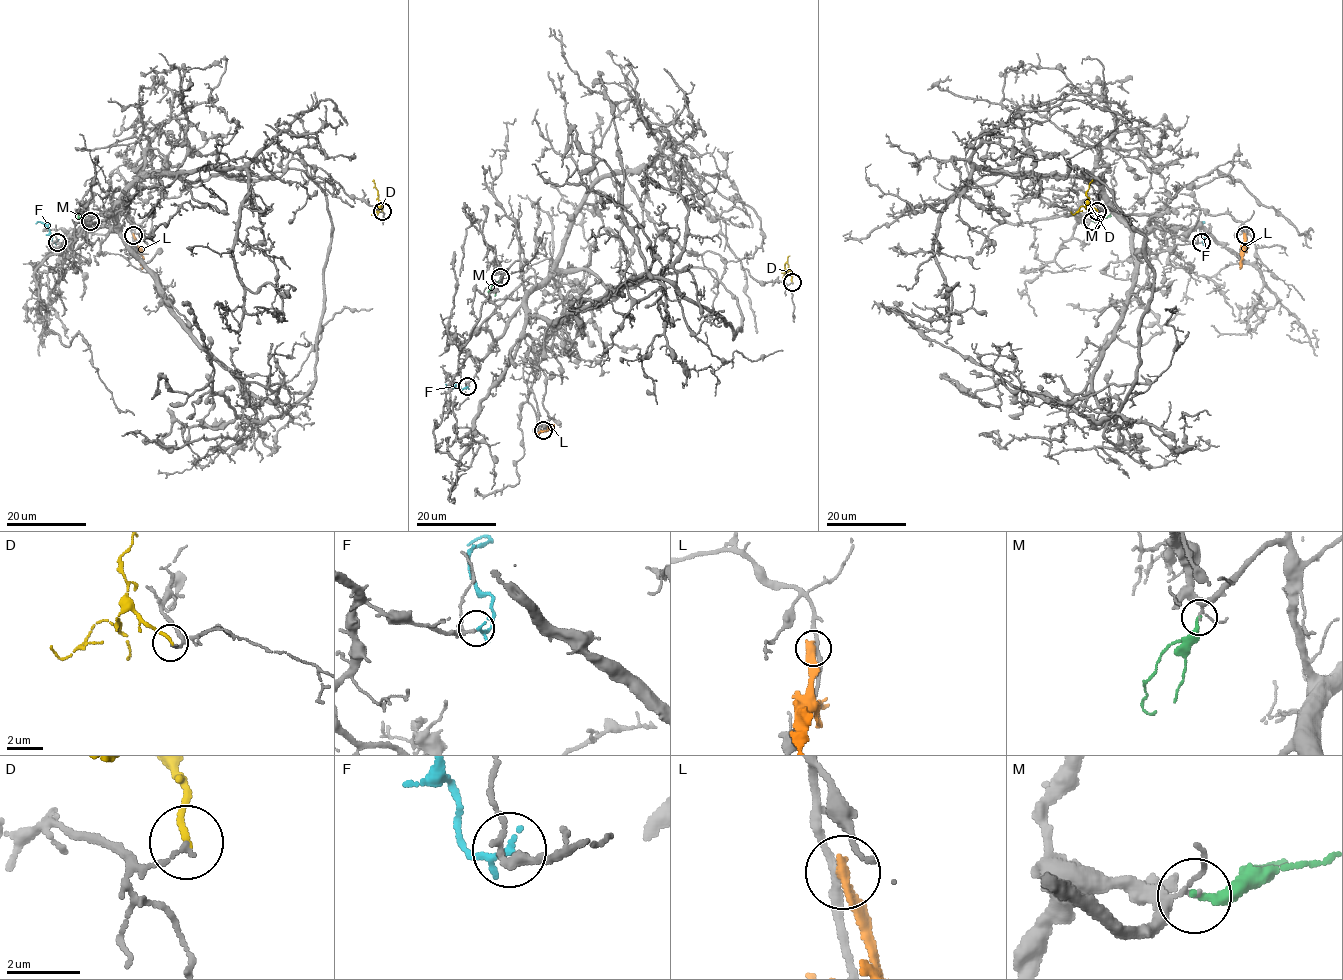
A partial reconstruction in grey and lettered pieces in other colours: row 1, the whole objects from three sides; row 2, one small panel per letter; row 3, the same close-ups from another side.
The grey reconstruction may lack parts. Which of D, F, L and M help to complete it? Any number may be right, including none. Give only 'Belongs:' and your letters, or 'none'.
Belongs: F

